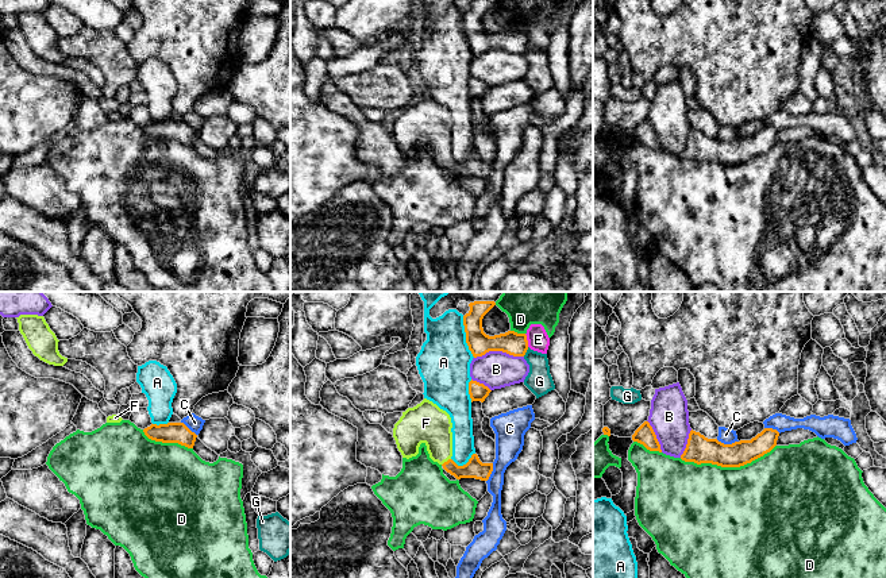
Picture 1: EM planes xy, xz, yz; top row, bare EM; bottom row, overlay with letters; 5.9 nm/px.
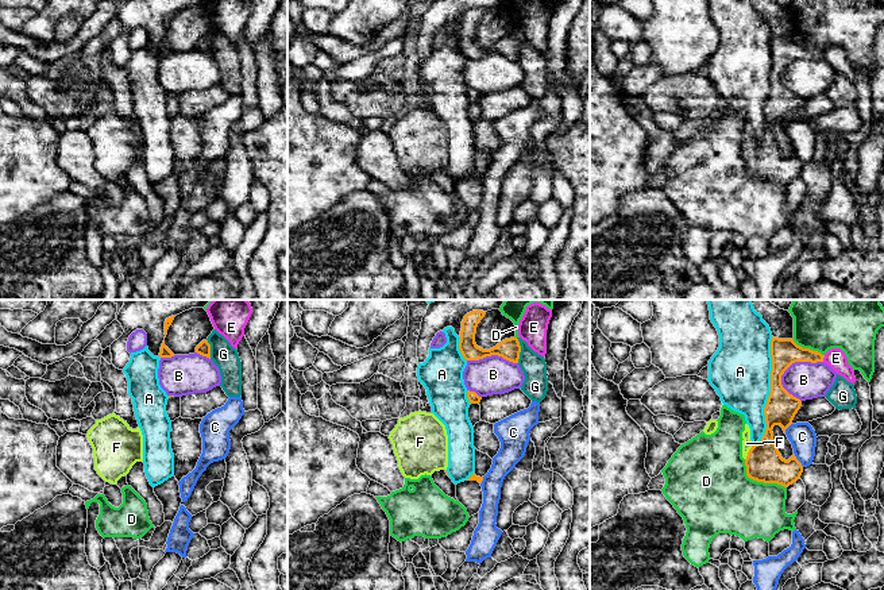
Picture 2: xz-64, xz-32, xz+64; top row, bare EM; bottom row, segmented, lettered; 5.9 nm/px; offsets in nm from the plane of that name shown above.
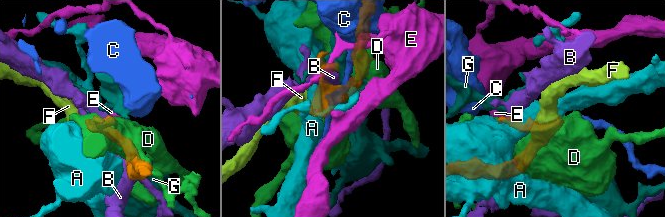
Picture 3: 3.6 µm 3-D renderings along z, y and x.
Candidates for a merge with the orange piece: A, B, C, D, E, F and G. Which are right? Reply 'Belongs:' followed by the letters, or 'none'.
Belongs: F

